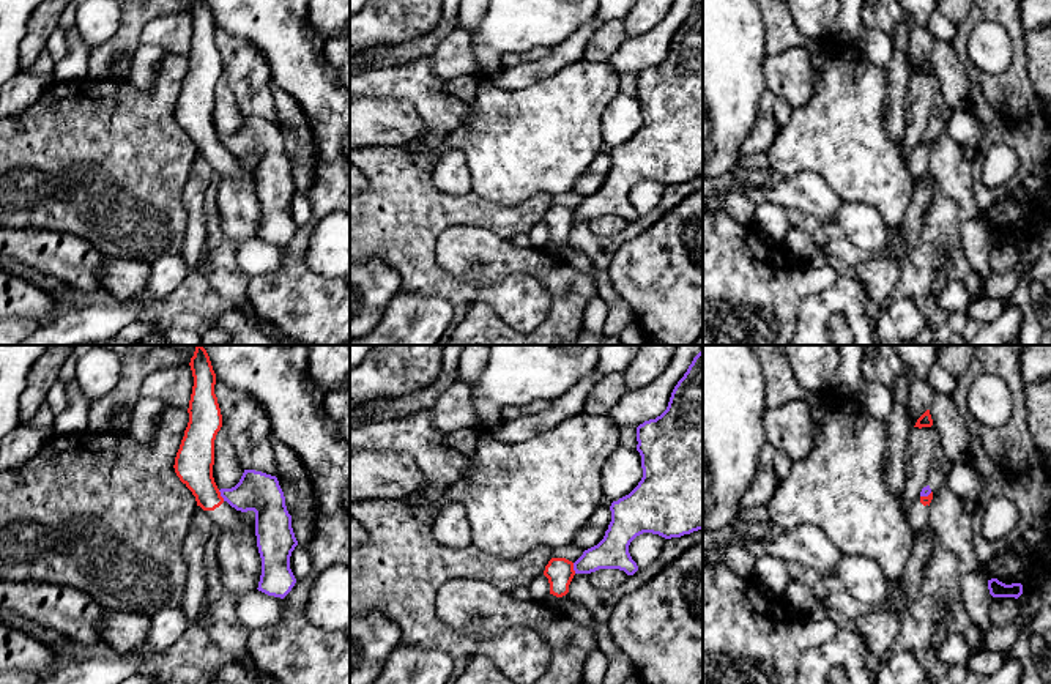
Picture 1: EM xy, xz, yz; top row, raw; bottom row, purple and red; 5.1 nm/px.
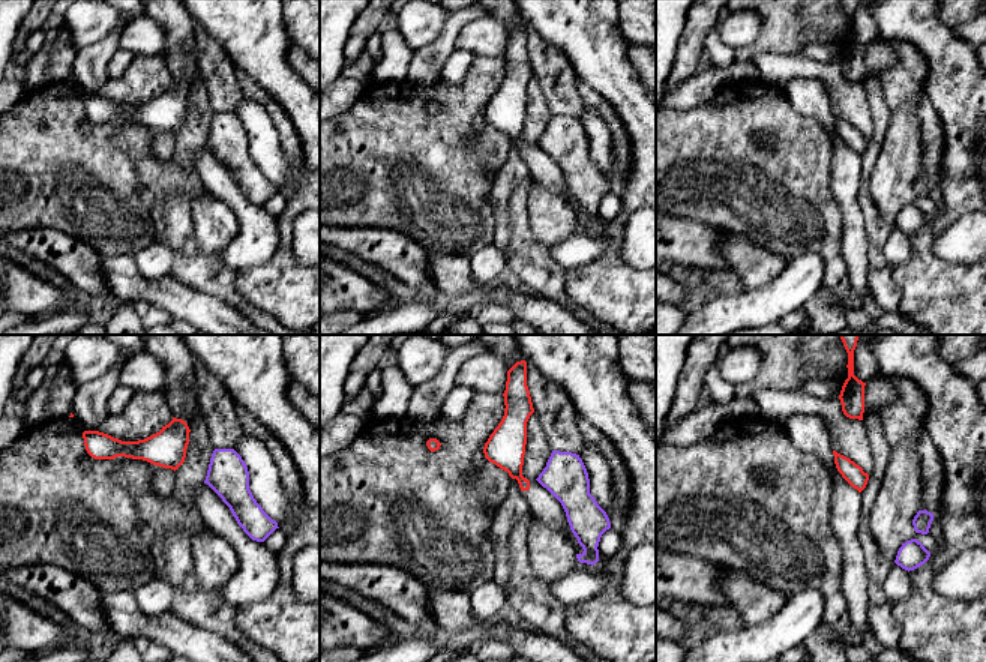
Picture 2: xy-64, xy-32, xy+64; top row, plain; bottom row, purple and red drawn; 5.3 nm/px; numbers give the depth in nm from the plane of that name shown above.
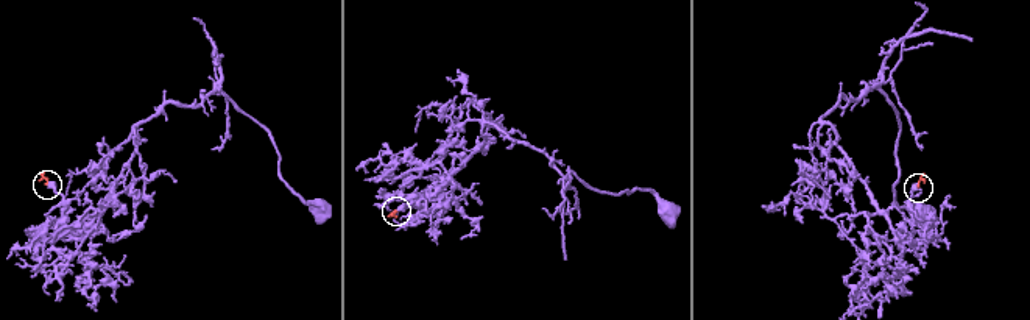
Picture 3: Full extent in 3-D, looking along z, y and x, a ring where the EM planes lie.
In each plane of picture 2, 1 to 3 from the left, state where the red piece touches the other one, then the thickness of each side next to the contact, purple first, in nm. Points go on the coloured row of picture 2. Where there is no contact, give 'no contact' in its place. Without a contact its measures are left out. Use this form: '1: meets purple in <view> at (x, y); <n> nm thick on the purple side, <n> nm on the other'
1: no contact
2: no contact
3: no contact

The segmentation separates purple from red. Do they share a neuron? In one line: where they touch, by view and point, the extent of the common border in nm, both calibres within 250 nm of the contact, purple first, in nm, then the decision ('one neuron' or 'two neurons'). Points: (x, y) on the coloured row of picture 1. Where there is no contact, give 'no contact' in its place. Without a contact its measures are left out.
xy (221, 495) | 70 nm | 200/200 nm | two neurons

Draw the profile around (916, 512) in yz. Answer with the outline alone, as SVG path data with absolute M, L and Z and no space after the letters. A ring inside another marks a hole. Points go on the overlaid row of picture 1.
M933 492L928 496L917 496L911 501L909 506L906 506L906 520L915 537L923 531L928 523L931 500Z

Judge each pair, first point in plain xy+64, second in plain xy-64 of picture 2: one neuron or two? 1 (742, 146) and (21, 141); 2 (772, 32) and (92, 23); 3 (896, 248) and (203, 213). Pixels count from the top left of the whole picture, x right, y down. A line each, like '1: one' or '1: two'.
1: one
2: two
3: two

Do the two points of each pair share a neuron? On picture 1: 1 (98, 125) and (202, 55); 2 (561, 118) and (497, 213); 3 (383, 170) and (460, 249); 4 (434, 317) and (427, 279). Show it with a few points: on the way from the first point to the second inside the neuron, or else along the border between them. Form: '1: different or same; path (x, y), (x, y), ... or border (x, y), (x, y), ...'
1: different; border (188, 57), (188, 73), (175, 100)
2: different; border (473, 189), (503, 204), (520, 204), (538, 194)
3: different; border (479, 226), (449, 226), (435, 246), (437, 265)
4: different; border (401, 290), (440, 295), (453, 306)

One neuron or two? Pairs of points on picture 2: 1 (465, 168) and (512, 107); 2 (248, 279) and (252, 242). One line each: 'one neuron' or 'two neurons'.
1: two neurons
2: two neurons

